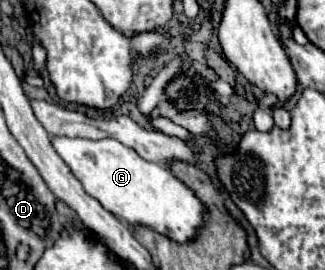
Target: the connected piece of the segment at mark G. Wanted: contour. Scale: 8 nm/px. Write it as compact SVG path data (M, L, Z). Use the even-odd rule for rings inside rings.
M53 139L59 157L69 165L83 189L107 211L125 219L129 225L145 225L179 243L195 237L203 223L203 203L167 167L141 159L133 149L111 139Z

